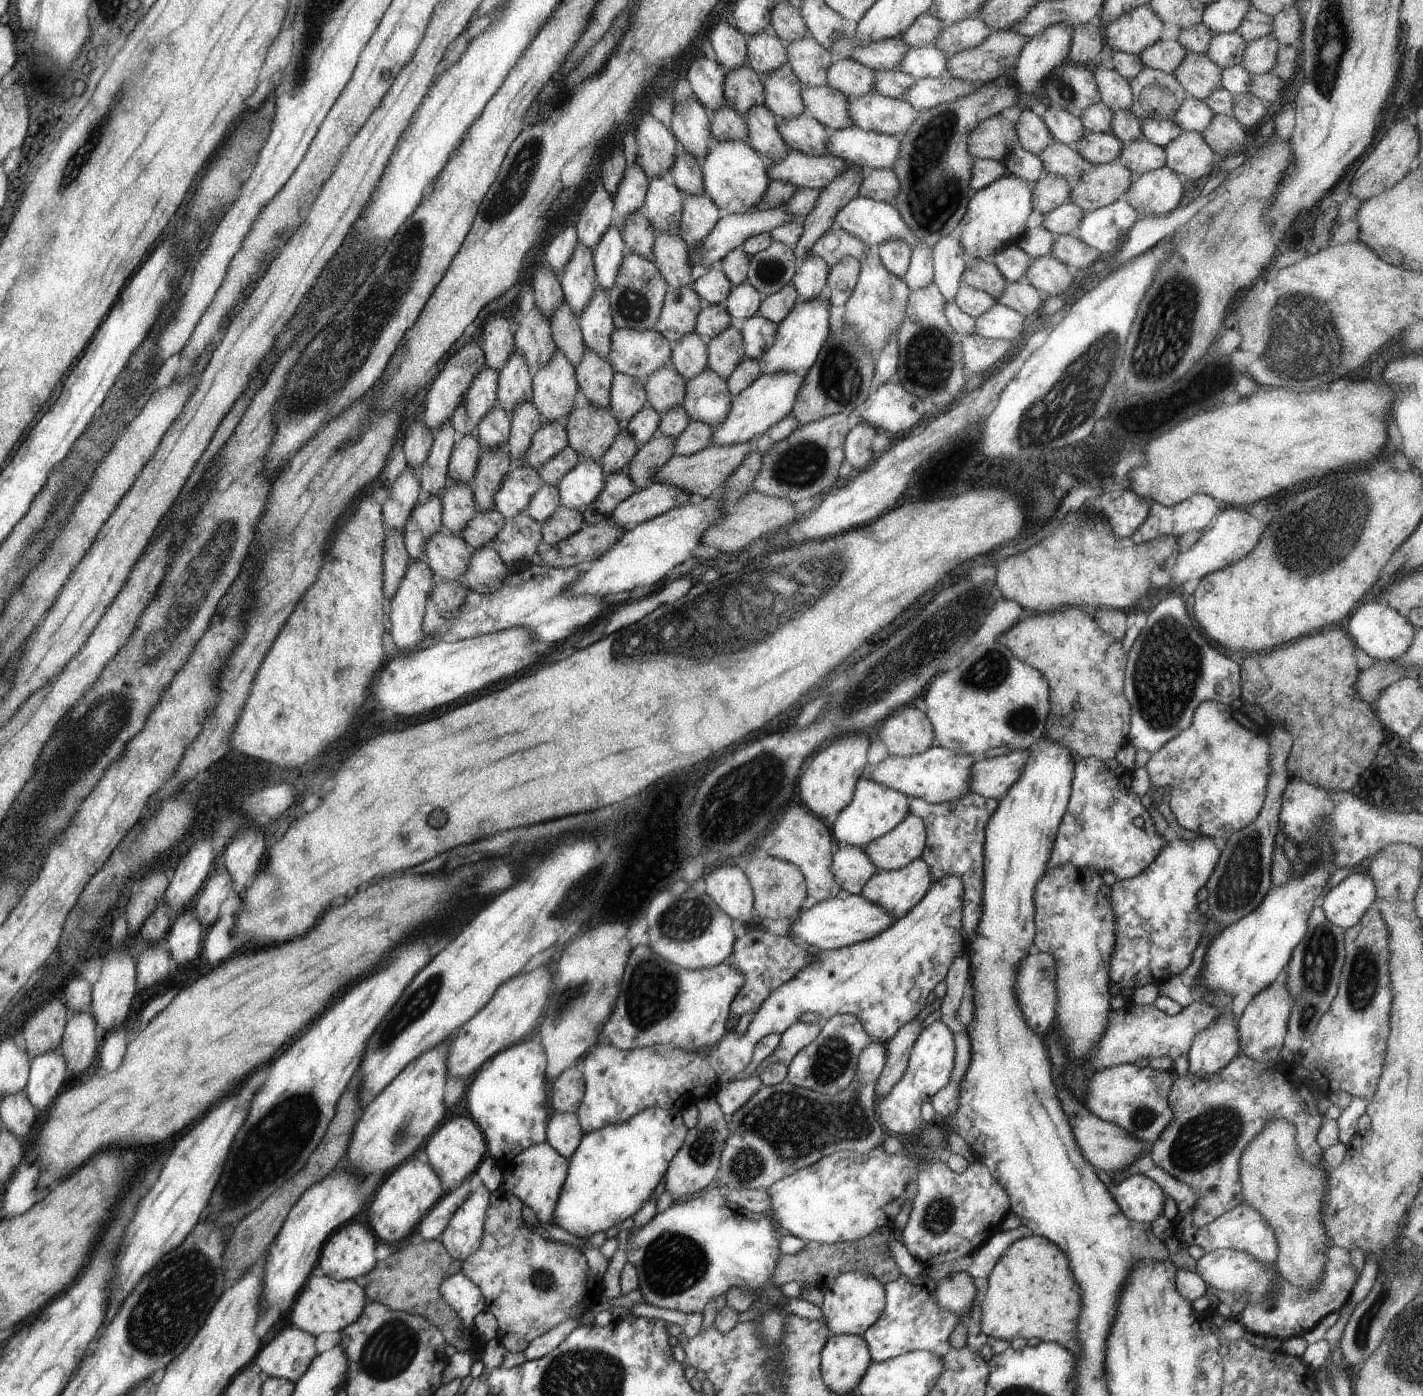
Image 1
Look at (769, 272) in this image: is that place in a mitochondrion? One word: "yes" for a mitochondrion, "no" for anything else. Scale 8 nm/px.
yes

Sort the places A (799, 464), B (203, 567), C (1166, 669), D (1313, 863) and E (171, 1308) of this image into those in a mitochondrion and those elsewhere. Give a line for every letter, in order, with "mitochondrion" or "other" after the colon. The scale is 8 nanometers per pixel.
A: mitochondrion
B: mitochondrion
C: mitochondrion
D: mitochondrion
E: mitochondrion

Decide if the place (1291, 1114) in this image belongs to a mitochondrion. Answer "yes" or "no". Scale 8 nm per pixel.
no

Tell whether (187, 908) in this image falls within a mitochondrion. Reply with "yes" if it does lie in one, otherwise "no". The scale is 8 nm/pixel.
no

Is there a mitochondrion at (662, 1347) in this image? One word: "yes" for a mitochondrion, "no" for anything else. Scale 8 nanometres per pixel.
no

